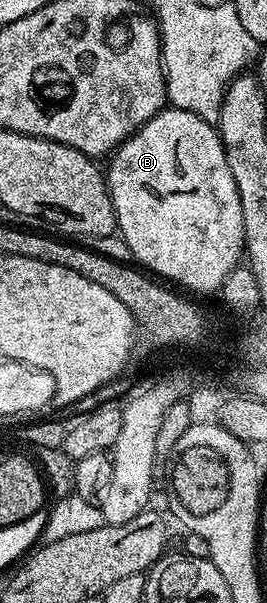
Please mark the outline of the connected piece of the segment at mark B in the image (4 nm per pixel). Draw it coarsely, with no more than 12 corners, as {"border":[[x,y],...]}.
{"border":[[160,110],[107,181],[146,271],[220,291],[242,261],[216,125]]}

